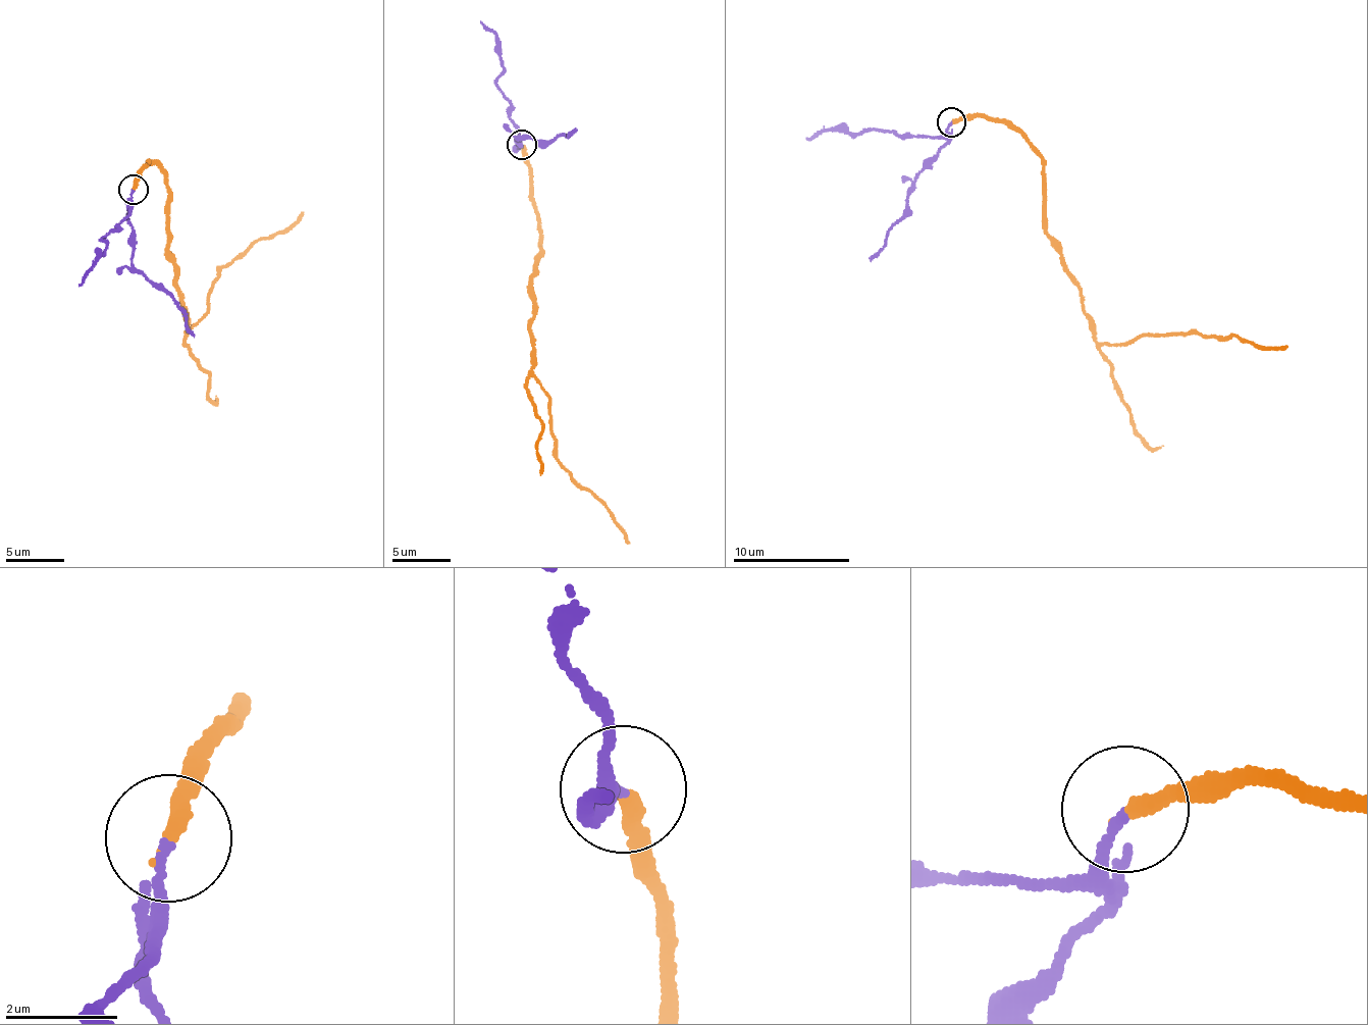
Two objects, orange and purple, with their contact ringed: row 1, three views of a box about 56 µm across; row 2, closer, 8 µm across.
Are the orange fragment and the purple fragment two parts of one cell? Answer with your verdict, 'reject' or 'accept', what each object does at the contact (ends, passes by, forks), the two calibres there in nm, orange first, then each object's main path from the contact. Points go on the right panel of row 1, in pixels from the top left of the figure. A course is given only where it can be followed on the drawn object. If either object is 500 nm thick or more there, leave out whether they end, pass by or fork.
reject | orange ends | purple ends | 300/160 nm | orange via (950, 122), (1010, 119), (1041, 159), (1043, 233), (1099, 344), (1232, 335), (1285, 346) | purple via (950, 122), (945, 144), (915, 181), (905, 212), (870, 262)

